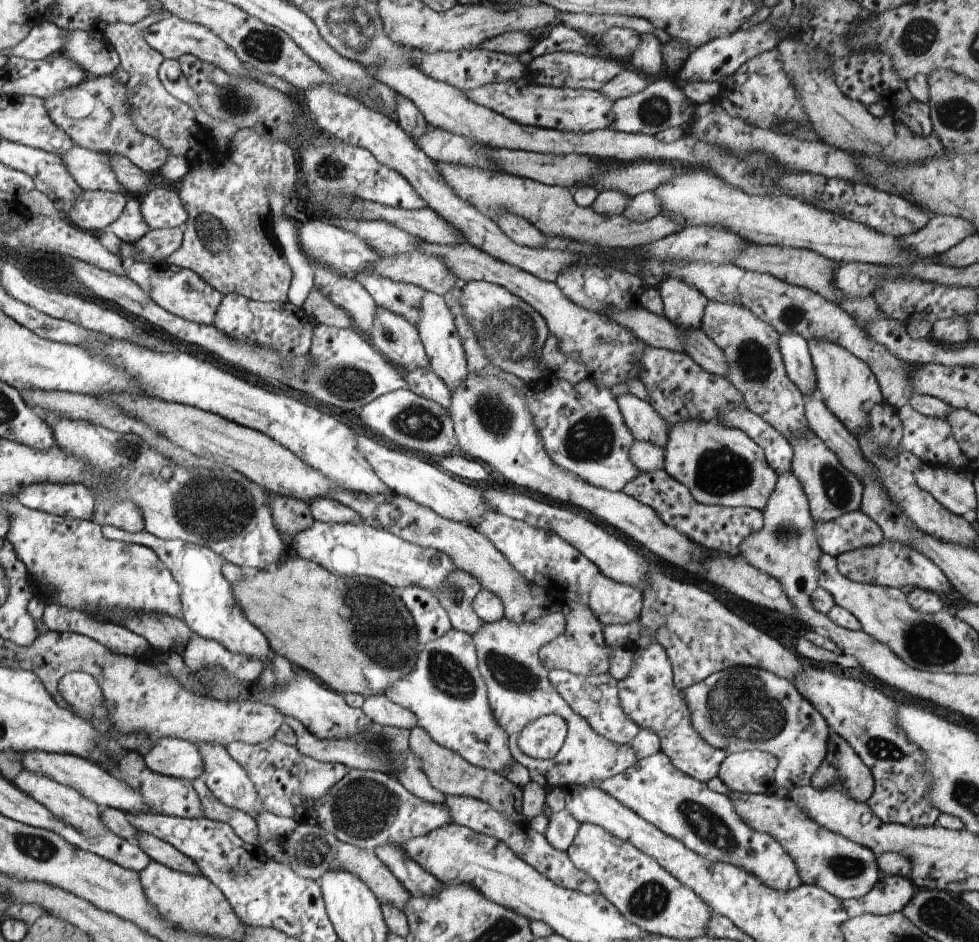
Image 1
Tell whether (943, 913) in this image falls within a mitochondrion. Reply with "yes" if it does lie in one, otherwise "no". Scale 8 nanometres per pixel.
yes

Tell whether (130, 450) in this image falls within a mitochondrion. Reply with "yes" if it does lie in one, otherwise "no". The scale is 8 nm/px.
yes

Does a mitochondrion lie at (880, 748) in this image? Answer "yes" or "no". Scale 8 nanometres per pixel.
yes

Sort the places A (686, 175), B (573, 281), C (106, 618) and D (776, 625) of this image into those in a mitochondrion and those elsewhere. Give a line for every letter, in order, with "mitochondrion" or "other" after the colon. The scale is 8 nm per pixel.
A: other
B: other
C: other
D: other

